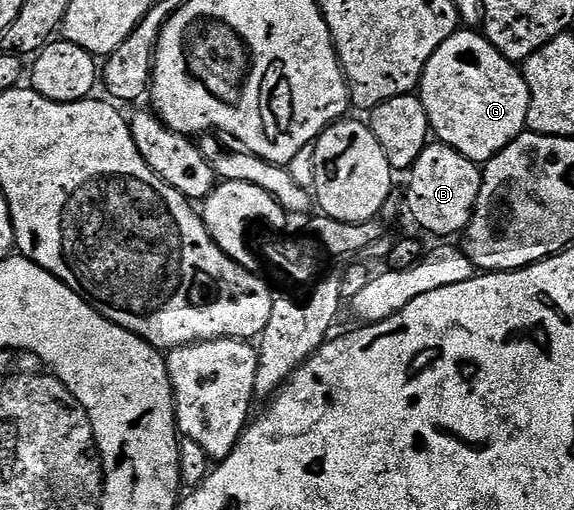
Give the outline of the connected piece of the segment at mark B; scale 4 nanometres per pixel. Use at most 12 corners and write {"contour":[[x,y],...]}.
{"contour":[[431,143],[409,171],[407,205],[427,233],[462,234],[483,174]]}

